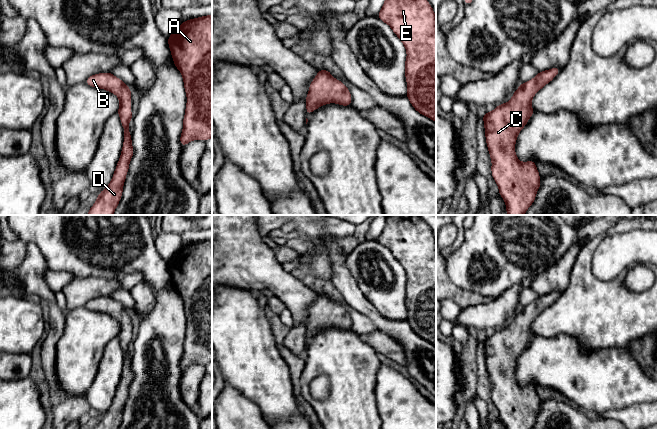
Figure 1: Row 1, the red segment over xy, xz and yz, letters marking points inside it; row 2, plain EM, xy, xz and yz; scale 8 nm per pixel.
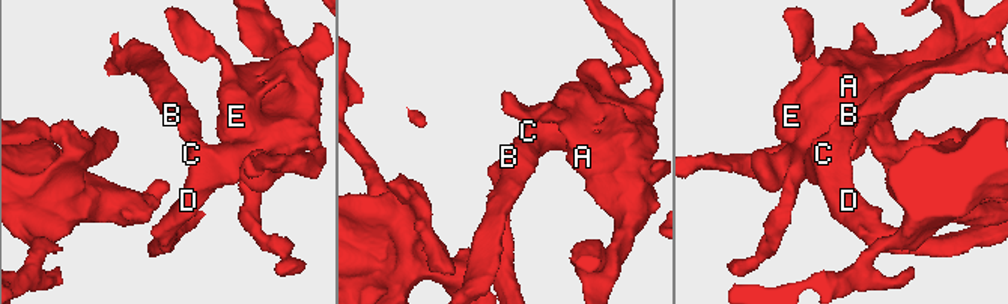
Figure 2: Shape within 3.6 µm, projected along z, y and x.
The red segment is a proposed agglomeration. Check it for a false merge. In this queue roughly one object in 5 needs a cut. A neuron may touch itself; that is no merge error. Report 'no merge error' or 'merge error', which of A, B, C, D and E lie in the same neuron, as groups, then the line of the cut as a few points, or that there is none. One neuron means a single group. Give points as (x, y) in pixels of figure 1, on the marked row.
no merge error; groups A B C D E; cut none

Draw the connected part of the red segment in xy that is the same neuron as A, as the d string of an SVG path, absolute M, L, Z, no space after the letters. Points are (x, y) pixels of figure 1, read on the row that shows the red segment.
M212 15L186 20L168 37L174 65L183 76L187 96L182 148L191 140L206 141L212 138Z

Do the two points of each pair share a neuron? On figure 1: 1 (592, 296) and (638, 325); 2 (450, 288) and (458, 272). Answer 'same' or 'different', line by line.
1: same
2: different

